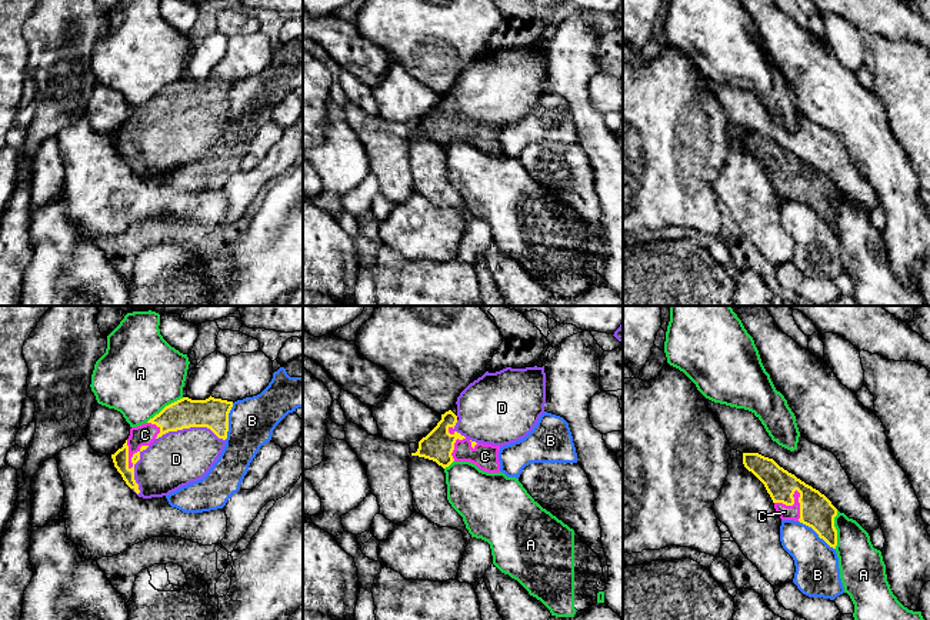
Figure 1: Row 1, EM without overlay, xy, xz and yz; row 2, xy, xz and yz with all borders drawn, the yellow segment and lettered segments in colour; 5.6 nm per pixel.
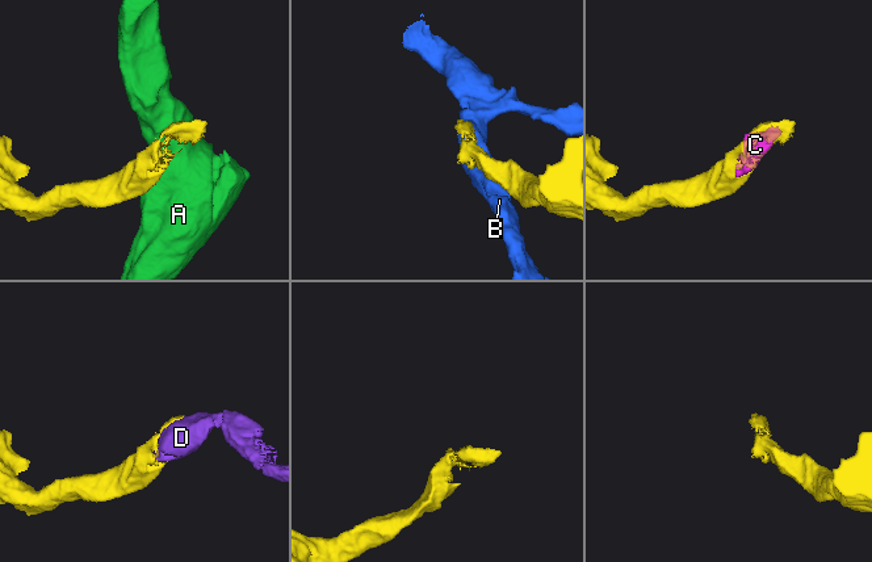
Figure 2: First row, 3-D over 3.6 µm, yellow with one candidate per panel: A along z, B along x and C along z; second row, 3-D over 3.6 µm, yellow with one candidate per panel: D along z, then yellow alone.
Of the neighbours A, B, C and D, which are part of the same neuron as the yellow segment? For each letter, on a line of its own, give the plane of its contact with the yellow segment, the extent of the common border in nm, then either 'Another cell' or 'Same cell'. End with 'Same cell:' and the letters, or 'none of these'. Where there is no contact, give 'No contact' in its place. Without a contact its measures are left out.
A: Touches yellow in yz. Shared border 220 nm. Another cell
B: Touches yellow in xy. Shared border 220 nm. Another cell
C: Touches yellow in yz. Shared border 180 nm. Same cell
D: Touches yellow in xy. Shared border 400 nm. Same cell
Same cell: C, D

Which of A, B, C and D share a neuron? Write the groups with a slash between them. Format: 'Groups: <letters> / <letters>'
Groups: A / B / C D

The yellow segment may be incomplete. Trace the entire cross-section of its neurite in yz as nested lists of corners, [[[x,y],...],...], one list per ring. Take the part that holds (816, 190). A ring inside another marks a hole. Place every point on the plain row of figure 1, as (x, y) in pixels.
[[[743,133],[743,144],[764,164],[781,200],[794,200],[811,207],[836,229],[837,189],[824,174],[759,133]]]

